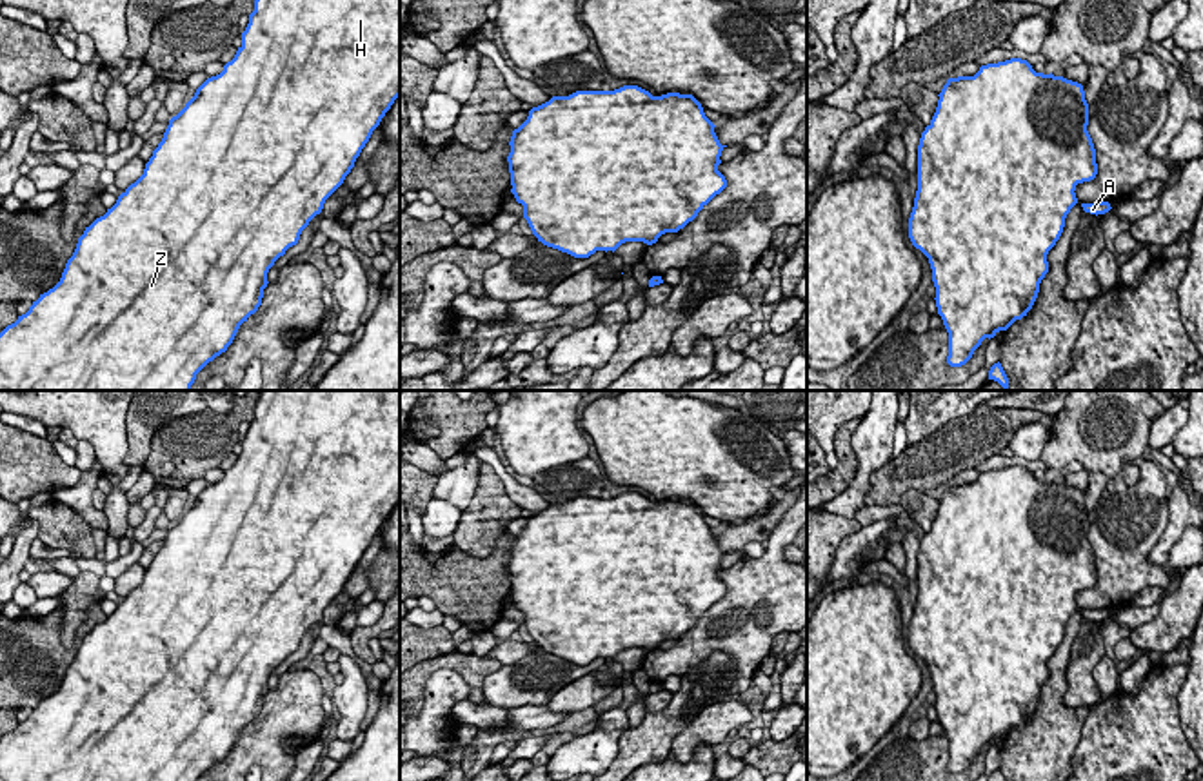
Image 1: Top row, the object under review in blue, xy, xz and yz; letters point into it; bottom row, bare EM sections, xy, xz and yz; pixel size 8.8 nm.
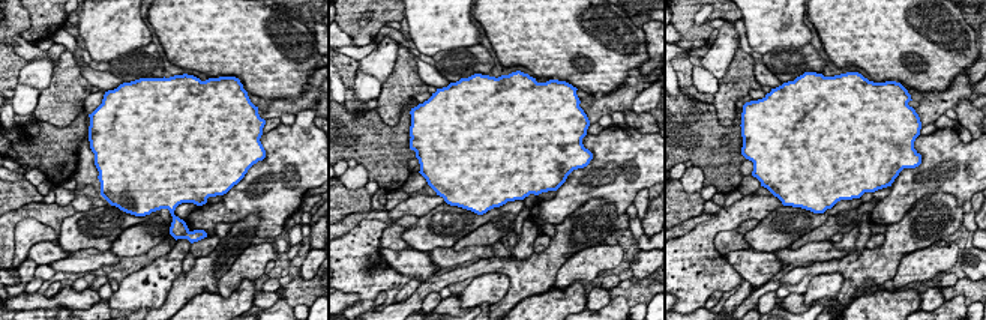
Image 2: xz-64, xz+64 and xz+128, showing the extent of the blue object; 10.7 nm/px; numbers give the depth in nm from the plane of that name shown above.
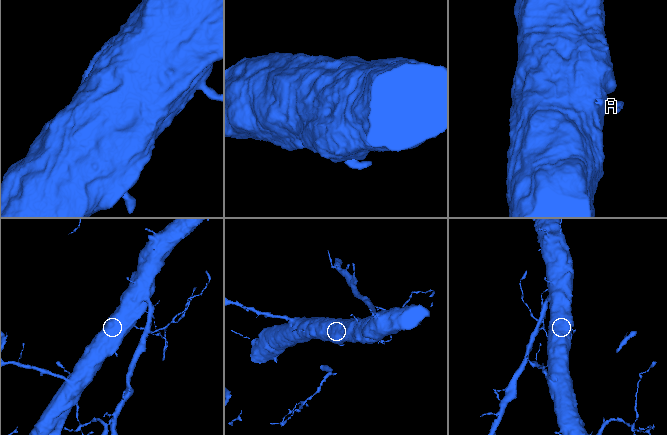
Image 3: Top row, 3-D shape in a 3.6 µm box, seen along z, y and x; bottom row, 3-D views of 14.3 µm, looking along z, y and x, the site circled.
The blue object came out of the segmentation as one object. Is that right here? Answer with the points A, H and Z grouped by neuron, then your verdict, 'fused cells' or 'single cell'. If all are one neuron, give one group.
A H Z | single cell

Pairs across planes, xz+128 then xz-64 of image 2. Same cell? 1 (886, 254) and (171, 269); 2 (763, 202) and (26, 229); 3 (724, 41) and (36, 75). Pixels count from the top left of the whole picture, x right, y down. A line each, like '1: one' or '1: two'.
1: two
2: one
3: one

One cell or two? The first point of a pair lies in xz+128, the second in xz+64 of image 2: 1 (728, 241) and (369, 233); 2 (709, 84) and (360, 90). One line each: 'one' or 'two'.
1: two
2: one

